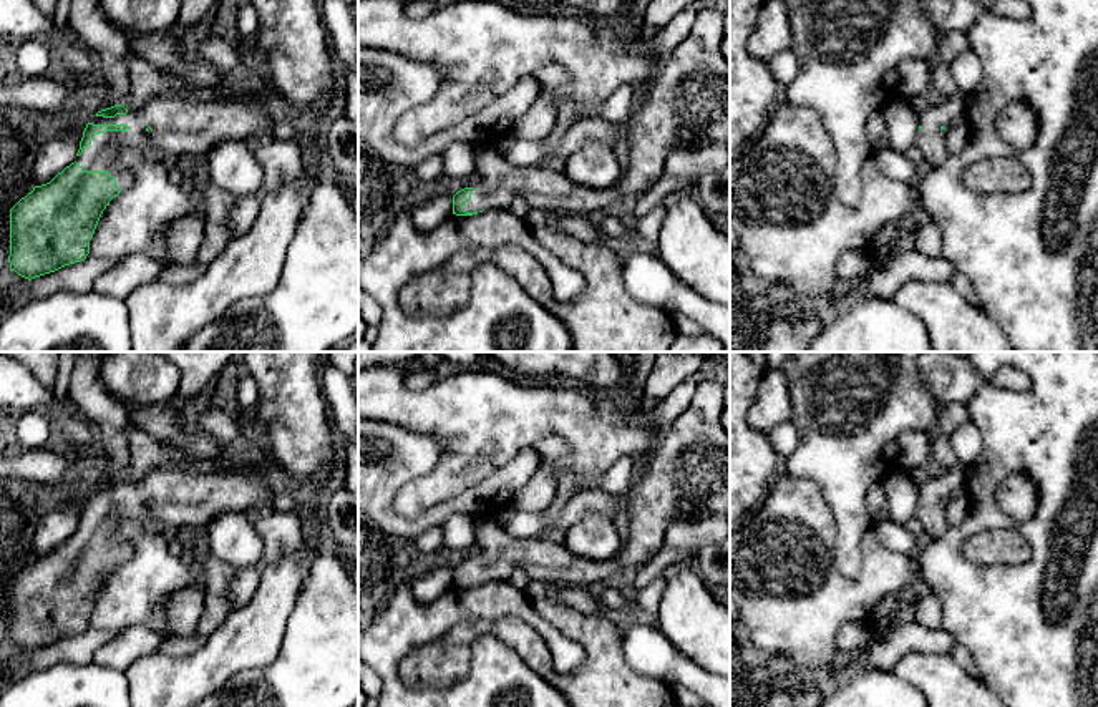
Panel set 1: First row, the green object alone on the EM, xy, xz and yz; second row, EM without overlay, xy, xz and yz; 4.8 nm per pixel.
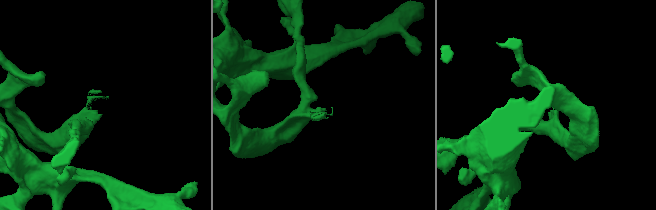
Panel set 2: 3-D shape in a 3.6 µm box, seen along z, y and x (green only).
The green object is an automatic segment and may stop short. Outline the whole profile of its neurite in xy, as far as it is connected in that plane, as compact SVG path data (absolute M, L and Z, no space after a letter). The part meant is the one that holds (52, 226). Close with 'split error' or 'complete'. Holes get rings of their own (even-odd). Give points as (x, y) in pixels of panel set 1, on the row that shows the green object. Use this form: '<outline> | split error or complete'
M265 75L264 78L264 93L257 98L222 96L219 101L199 101L172 91L153 96L141 111L128 111L123 105L98 111L83 131L76 161L50 183L35 186L10 209L10 269L32 280L86 259L103 211L113 197L134 183L131 171L116 168L124 148L139 151L146 161L161 161L163 154L201 159L227 139L270 136L280 106L269 78Z | split error

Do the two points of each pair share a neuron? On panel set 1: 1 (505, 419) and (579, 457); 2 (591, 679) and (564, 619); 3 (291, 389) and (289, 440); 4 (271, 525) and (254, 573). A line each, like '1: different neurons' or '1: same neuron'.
1: same neuron
2: same neuron
3: same neuron
4: same neuron

